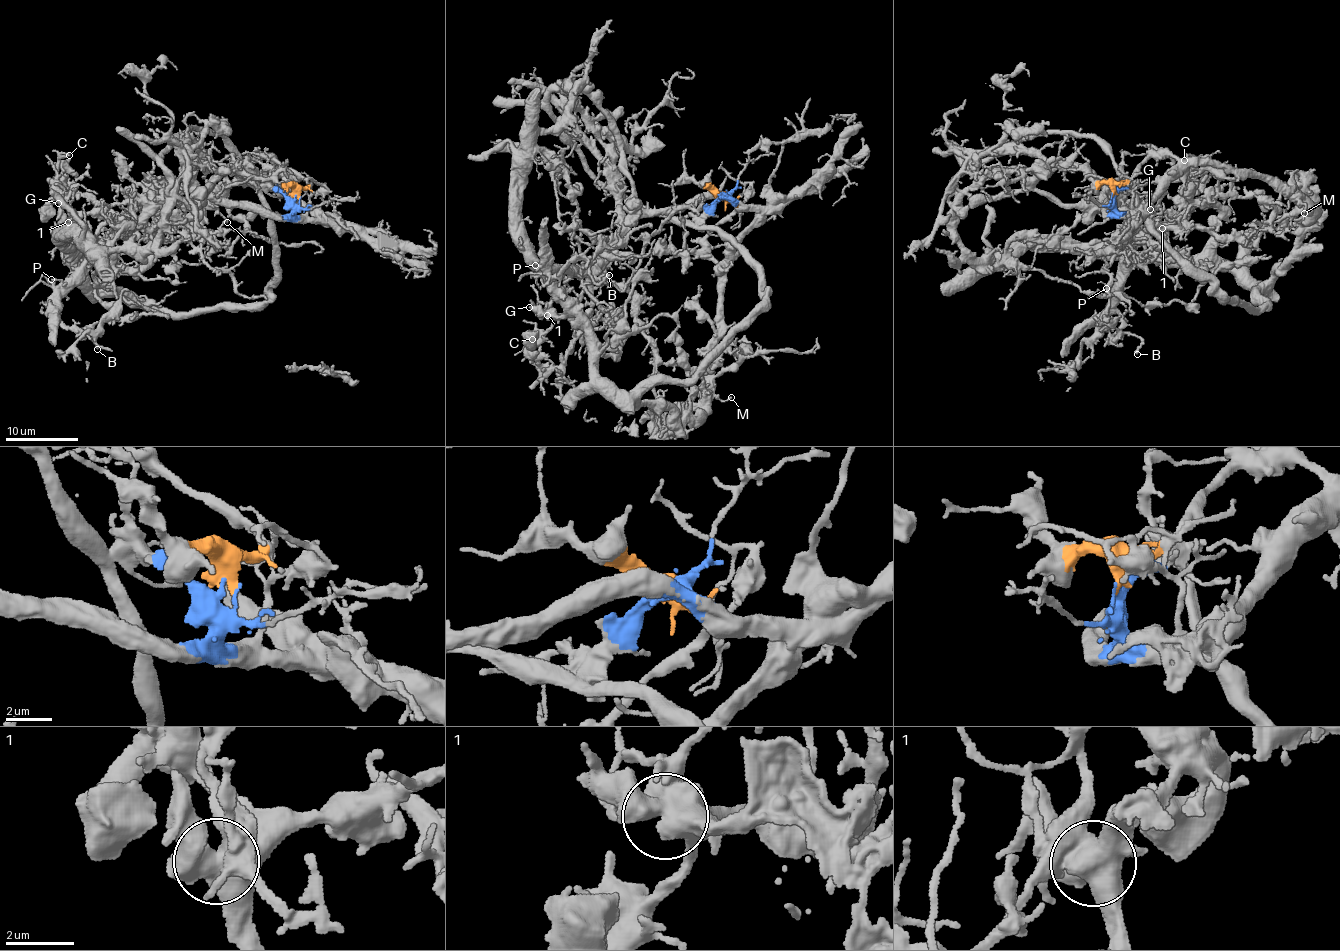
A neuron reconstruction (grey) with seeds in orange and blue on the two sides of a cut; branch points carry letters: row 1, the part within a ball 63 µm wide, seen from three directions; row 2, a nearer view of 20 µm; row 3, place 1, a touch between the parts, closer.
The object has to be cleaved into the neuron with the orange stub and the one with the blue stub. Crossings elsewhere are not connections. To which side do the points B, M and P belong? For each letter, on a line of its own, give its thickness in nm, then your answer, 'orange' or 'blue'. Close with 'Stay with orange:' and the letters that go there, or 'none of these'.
B: calibre 280 nm; blue
M: calibre 160 nm; orange
P: calibre 150 nm; blue
Stay with orange: M

